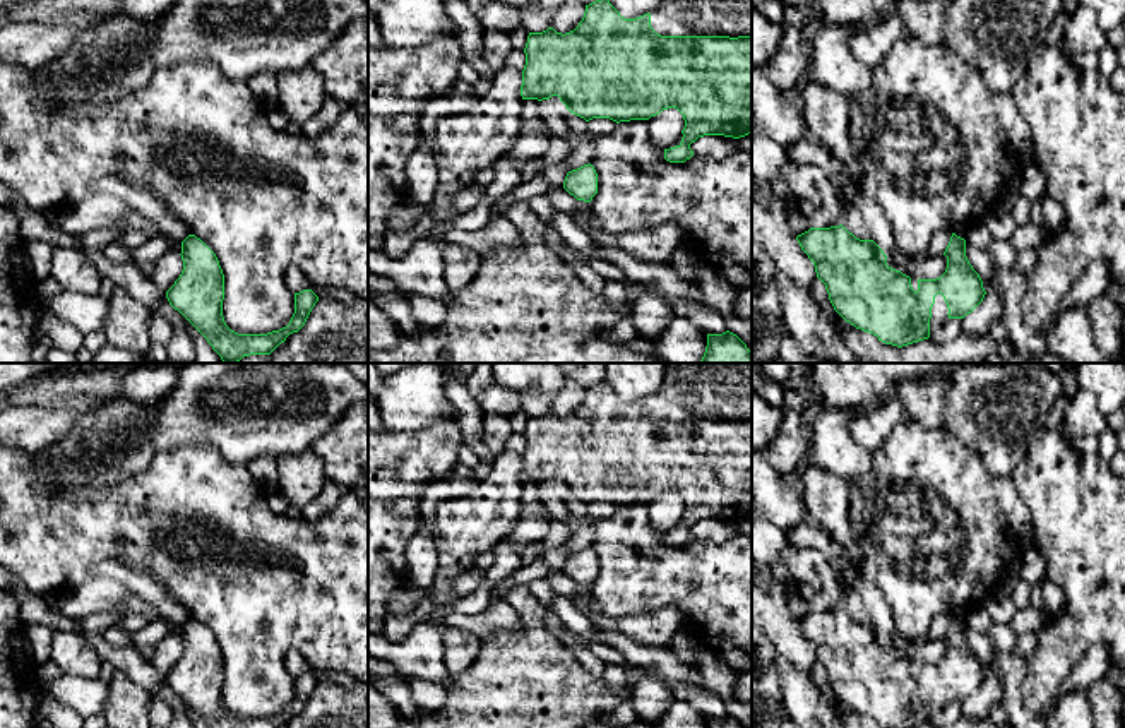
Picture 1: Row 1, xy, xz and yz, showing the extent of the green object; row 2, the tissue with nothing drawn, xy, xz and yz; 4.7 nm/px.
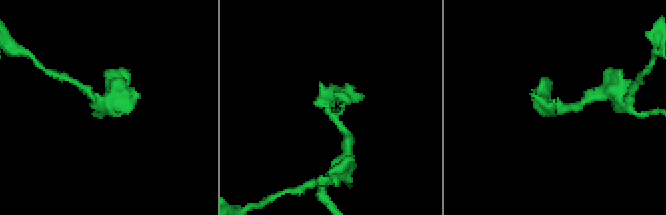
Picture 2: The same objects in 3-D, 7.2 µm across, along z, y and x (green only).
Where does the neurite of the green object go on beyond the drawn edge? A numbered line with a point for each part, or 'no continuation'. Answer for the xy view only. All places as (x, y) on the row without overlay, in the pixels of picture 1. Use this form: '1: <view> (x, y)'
no continuation

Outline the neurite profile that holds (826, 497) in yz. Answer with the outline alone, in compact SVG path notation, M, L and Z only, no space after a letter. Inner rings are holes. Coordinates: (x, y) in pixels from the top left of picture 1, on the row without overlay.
M805 464L798 474L807 521L824 529L854 562L860 553L849 521L851 485L832 471Z

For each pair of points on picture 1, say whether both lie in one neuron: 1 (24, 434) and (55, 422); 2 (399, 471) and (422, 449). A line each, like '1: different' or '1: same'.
1: same
2: same

